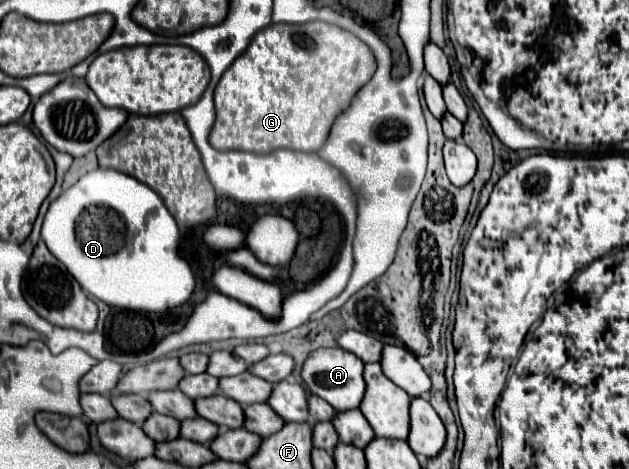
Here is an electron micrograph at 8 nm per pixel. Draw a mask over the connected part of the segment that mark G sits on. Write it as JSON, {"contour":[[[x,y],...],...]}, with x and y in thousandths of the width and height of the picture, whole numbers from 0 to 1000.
{"contour":[[[493,45],[483,53],[445,53],[445,49],[432,49],[423,62],[417,62],[397,92],[397,100],[369,134],[369,143],[359,151],[359,160],[353,160],[343,194],[340,194],[340,220],[343,220],[343,262],[337,271],[334,284],[334,309],[347,322],[356,326],[375,326],[375,330],[429,330],[436,326],[436,360],[442,360],[442,382],[448,373],[448,318],[461,318],[461,322],[483,322],[483,326],[502,326],[512,318],[512,309],[518,305],[521,288],[525,288],[525,271],[531,267],[531,254],[537,245],[544,245],[544,237],[550,237],[550,228],[560,220],[563,203],[591,168],[595,160],[595,143],[598,143],[598,126],[595,113],[588,109],[588,100],[582,100],[563,70],[537,58],[537,53],[525,53],[515,45]]]}

